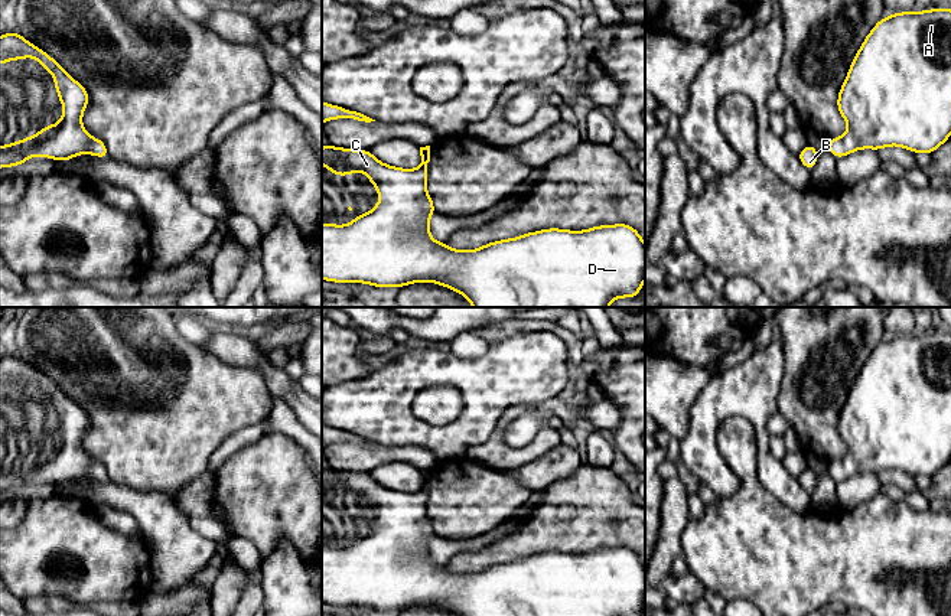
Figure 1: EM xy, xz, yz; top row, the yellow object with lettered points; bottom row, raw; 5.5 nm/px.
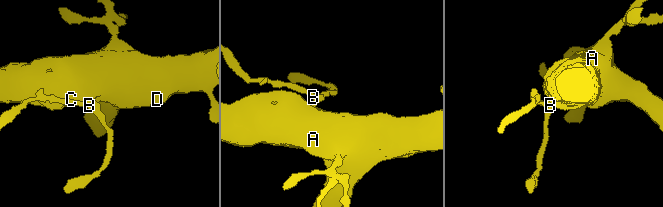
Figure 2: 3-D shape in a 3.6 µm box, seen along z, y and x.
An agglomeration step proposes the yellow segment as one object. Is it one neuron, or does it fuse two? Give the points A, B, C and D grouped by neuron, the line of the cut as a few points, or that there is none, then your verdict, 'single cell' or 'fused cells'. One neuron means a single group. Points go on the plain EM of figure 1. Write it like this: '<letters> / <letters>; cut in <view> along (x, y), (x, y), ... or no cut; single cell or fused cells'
A B C D; no cut; single cell

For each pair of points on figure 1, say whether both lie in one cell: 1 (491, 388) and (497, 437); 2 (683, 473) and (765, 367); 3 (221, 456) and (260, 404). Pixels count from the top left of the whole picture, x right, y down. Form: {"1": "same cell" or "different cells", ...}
{"1": "different cells", "2": "different cells", "3": "different cells"}

